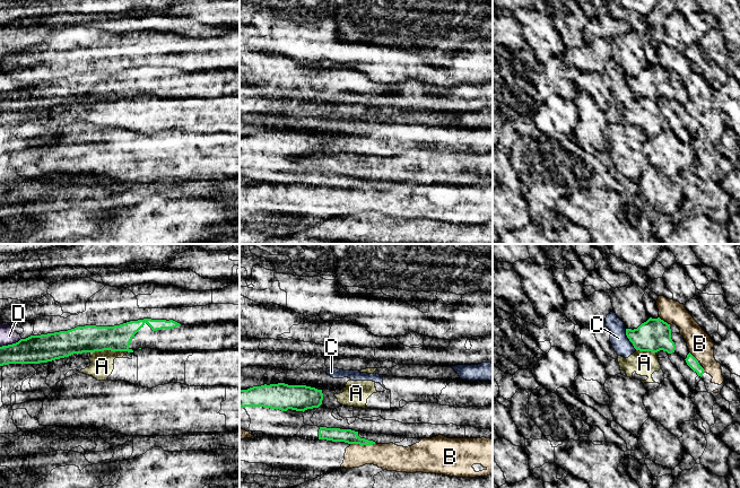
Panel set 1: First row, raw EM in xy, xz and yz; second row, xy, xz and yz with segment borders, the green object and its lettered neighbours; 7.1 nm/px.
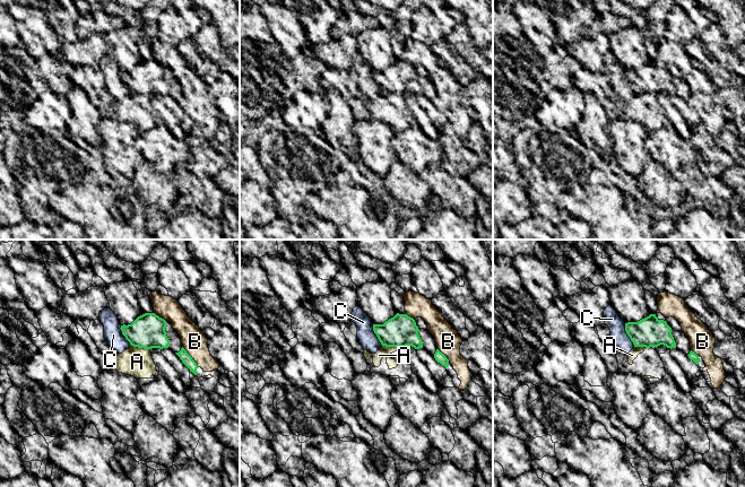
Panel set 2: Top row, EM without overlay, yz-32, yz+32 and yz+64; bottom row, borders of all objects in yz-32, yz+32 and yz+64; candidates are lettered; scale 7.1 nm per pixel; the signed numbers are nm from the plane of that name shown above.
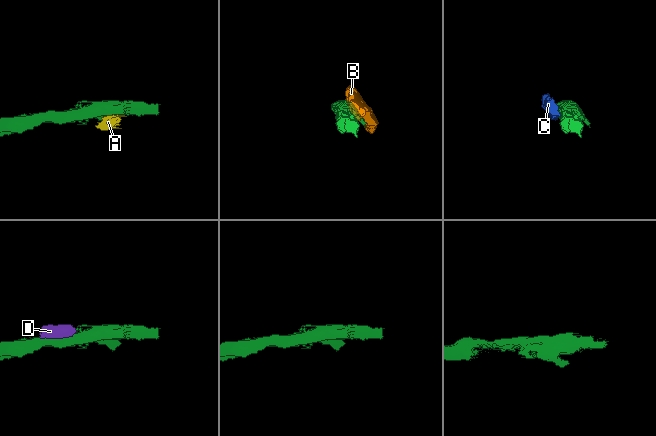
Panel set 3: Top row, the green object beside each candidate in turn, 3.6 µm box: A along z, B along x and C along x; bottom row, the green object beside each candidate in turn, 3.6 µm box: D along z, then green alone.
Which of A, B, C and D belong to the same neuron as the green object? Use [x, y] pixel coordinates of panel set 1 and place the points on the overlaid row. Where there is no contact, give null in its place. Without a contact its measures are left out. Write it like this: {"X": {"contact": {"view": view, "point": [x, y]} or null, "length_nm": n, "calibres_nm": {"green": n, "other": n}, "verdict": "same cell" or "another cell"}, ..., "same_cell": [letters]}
{"A": {"contact": {"view": "xy", "point": [109, 349]}, "length_nm": 280, "calibres_nm": {"green": 190, "other": 160}, "verdict": "another cell"}, "B": {"contact": {"view": "xz", "point": [363, 444]}, "length_nm": 180, "calibres_nm": {"green": 100, "other": 190}, "verdict": "another cell"}, "C": {"contact": {"view": "yz", "point": [628, 338]}, "length_nm": 170, "calibres_nm": {"green": 240, "other": 130}, "verdict": "another cell"}, "D": {"contact": {"view": "xy", "point": [10, 345]}, "length_nm": 170, "calibres_nm": {"green": 200, "other": 120}, "verdict": "another cell"}, "same_cell": []}

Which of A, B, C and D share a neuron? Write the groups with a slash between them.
A / B / C D

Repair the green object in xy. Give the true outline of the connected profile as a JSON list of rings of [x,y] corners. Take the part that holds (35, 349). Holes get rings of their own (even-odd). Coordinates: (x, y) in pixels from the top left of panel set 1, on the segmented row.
[[[143,319],[114,326],[85,325],[68,331],[31,336],[18,342],[0,347],[0,366],[8,364],[40,364],[69,357],[73,354],[95,351],[128,351],[137,349],[159,351],[195,351],[240,348],[240,323],[211,323],[181,325],[169,320]]]

